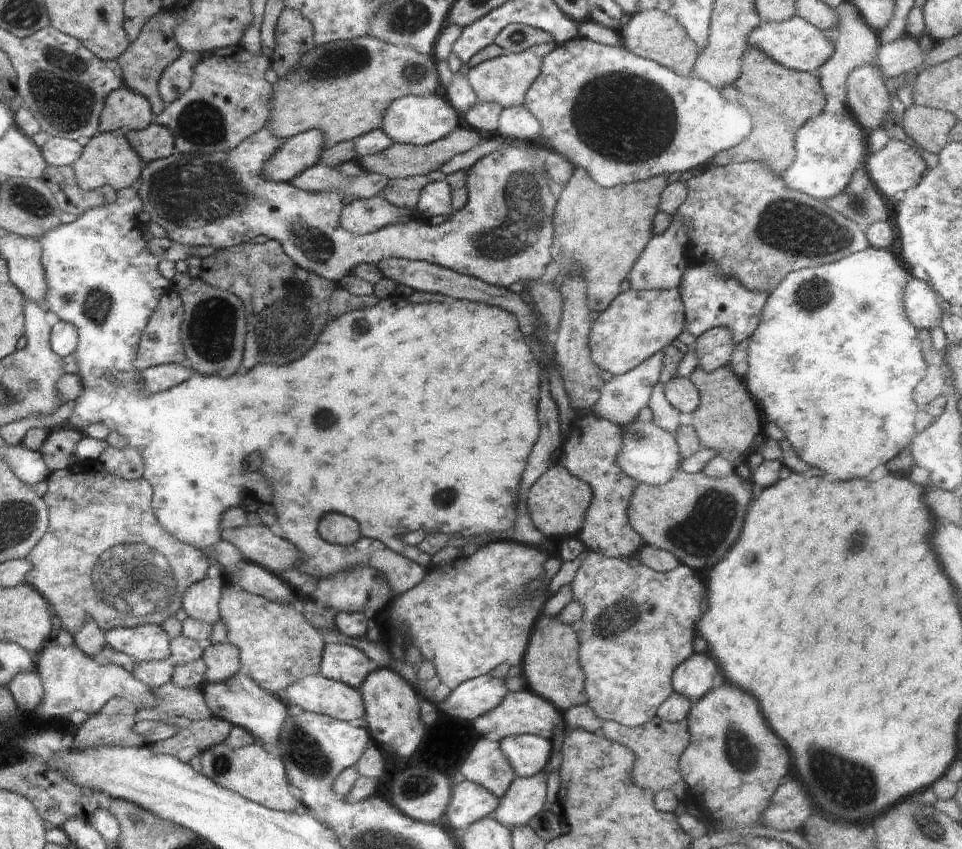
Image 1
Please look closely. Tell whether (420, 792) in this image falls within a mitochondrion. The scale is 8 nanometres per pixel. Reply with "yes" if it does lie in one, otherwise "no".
yes

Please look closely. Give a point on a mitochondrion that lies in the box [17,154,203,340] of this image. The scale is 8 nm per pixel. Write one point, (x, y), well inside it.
(97, 307)

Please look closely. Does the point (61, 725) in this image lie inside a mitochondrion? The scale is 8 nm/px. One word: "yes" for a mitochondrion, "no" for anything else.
no

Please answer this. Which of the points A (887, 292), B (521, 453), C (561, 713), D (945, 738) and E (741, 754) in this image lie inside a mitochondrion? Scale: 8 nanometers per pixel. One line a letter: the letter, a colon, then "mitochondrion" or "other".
A: other
B: other
C: other
D: other
E: mitochondrion

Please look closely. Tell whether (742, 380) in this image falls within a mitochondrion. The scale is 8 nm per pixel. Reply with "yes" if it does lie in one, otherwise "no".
no

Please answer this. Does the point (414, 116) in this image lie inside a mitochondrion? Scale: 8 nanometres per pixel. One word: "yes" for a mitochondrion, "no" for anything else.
no

